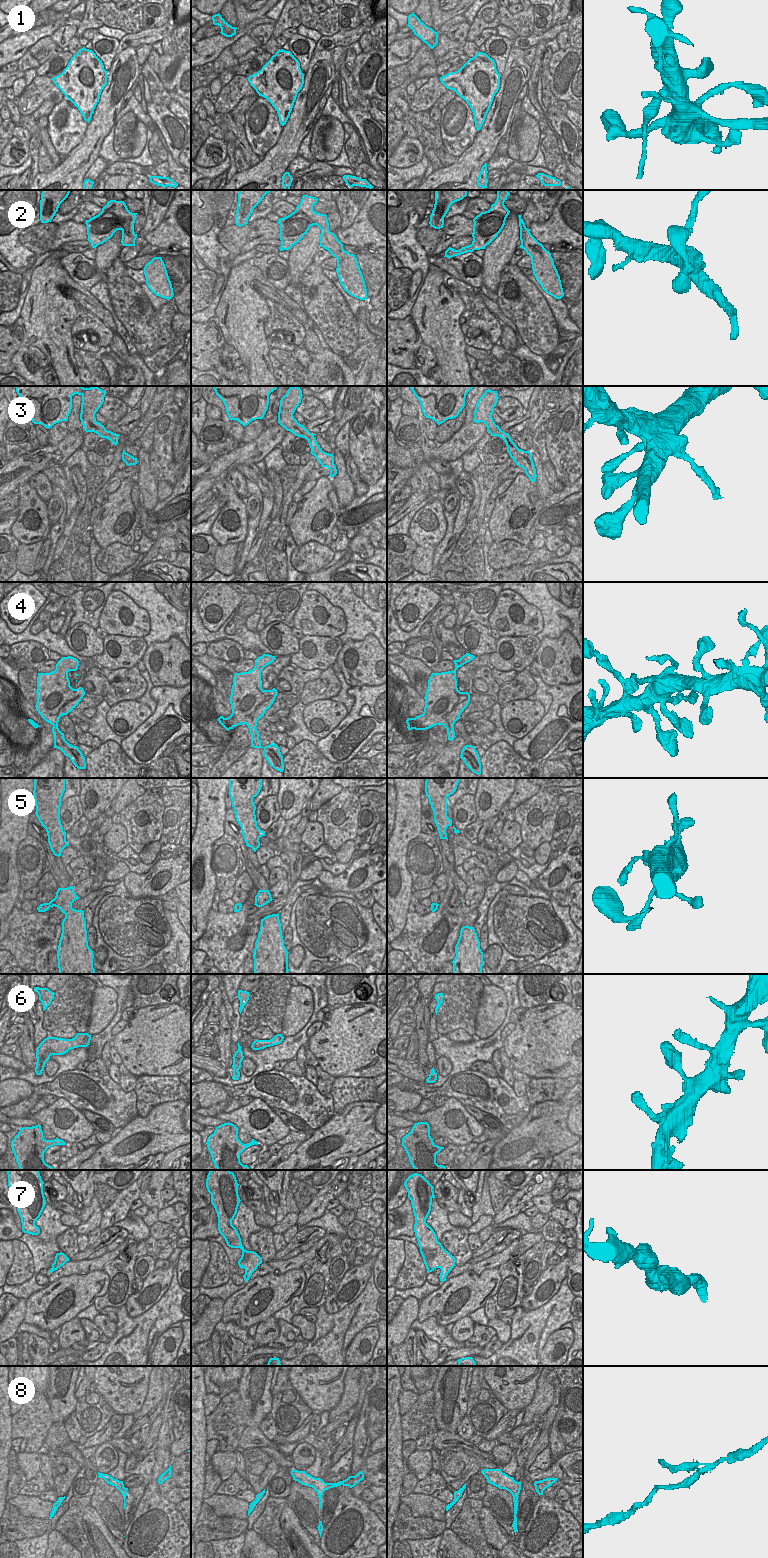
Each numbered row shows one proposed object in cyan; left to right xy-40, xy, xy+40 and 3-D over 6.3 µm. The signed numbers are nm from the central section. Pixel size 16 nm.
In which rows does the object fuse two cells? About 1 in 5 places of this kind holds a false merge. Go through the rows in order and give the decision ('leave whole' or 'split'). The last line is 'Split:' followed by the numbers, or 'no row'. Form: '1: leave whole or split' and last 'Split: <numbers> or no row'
1: split
2: leave whole
3: split
4: leave whole
5: leave whole
6: leave whole
7: leave whole
8: split
Split: 1, 3, 8

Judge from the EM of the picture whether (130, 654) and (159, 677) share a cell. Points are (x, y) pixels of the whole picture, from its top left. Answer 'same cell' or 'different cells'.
different cells

